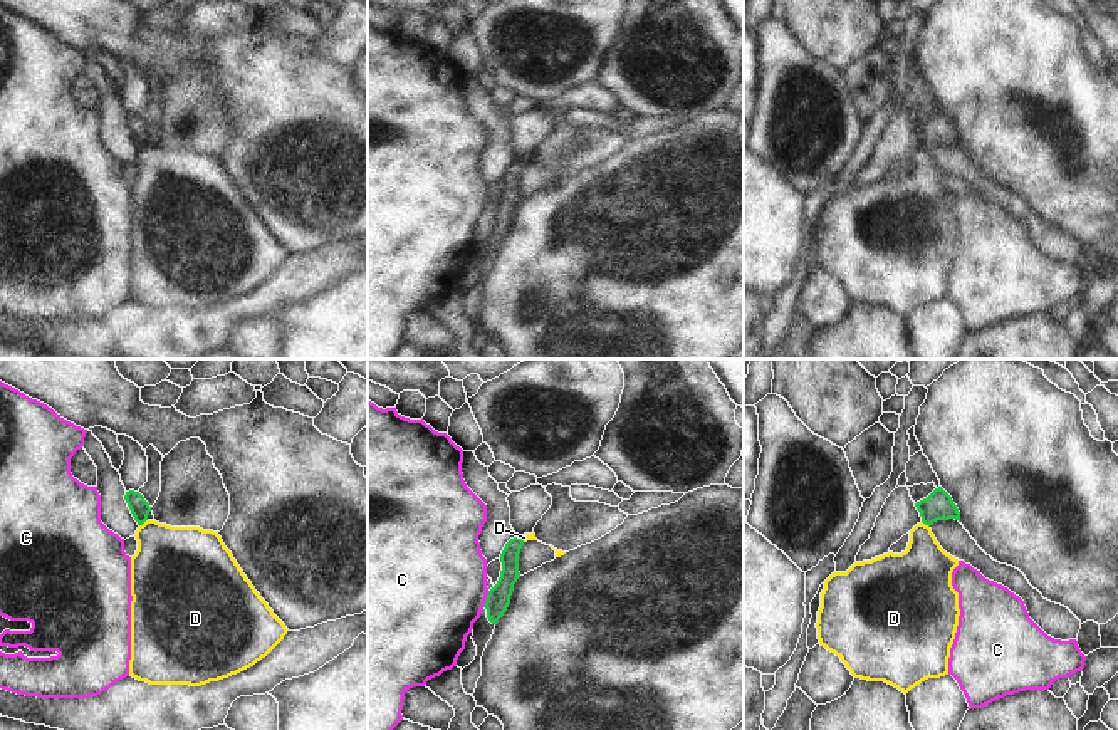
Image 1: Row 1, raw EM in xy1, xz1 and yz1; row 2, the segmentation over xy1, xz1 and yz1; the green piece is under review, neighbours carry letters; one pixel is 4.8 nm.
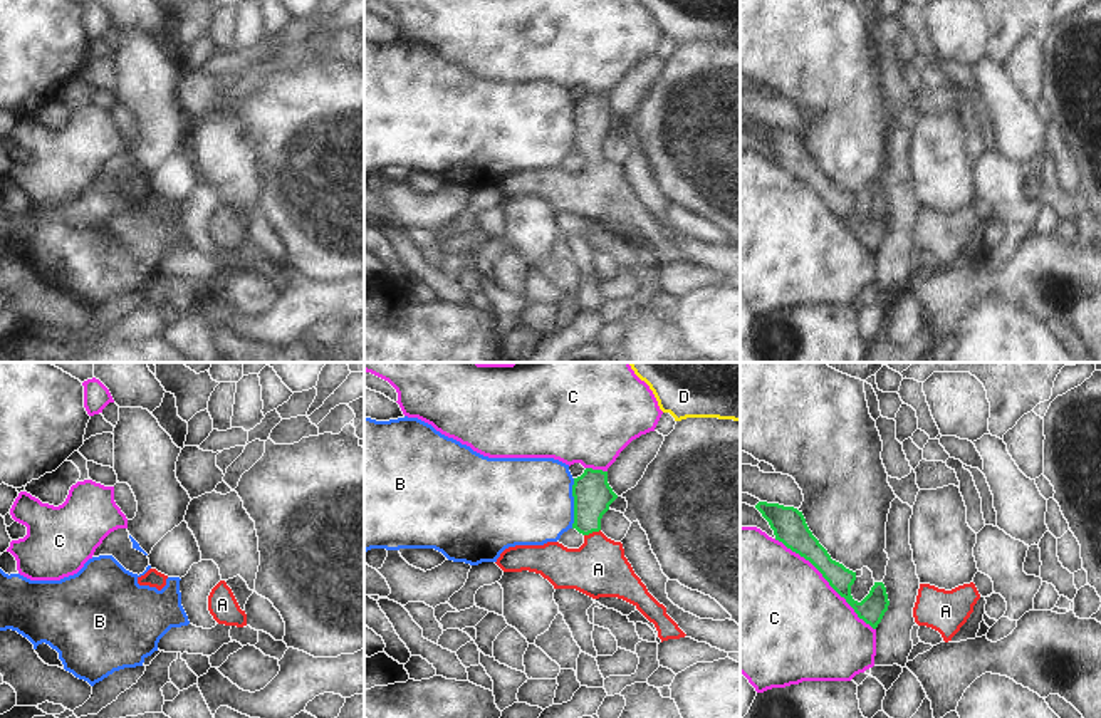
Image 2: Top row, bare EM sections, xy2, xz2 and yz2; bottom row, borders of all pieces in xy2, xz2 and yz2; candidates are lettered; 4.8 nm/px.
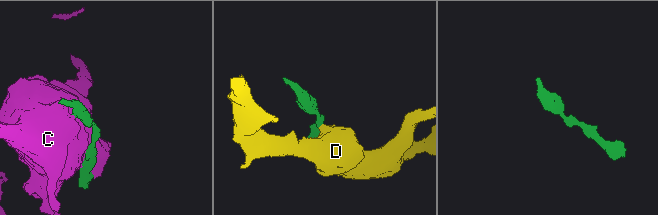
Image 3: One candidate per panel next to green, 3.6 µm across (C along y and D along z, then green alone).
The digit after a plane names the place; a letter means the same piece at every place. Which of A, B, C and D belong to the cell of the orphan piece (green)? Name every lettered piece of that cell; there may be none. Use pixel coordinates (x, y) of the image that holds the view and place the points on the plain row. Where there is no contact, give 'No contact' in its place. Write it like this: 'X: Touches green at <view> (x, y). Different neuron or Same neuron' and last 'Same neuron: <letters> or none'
A: Touches green at xz2 (591, 156). Same neuron
B: Touches green at xz2 (574, 128). Different neuron
C: Touches green at yz2 (826, 203). Different neuron
D: Touches green at xy1 (143, 146). Different neuron
Same neuron: A

